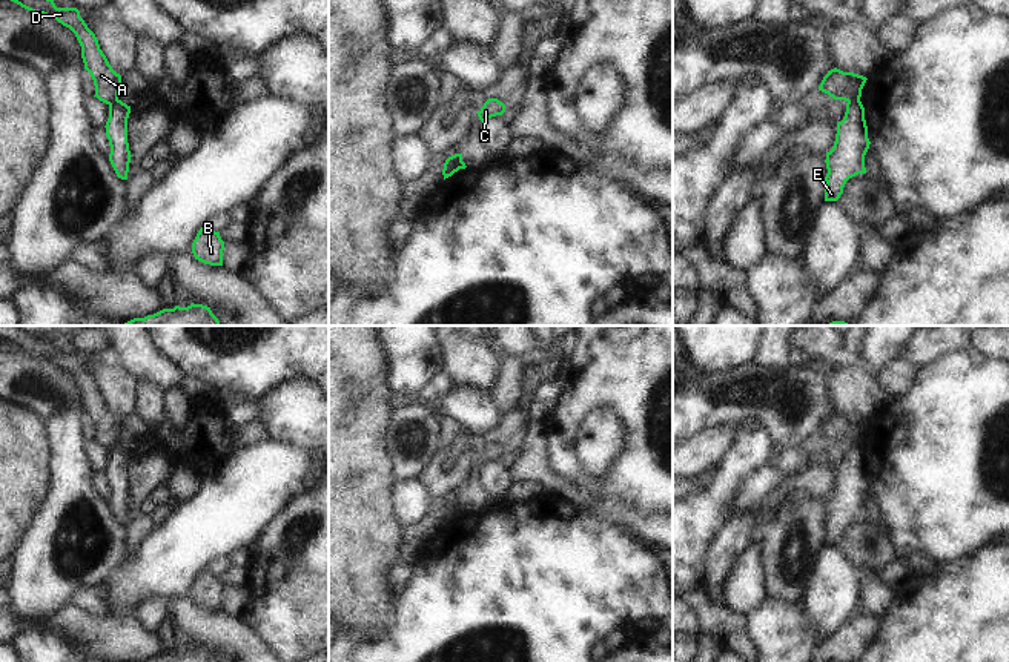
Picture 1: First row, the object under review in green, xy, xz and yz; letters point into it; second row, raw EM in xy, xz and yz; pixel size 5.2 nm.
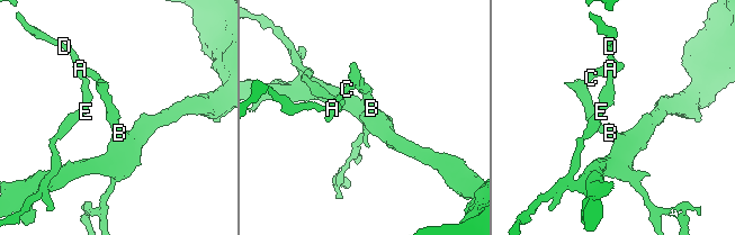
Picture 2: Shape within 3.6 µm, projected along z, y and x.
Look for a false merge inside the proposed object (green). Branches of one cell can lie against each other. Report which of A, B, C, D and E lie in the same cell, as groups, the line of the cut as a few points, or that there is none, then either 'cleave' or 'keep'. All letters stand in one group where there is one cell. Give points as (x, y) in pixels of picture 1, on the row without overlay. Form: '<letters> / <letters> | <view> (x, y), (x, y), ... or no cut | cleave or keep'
A B C D / E | yz (859, 443), (848, 446) | cleave

